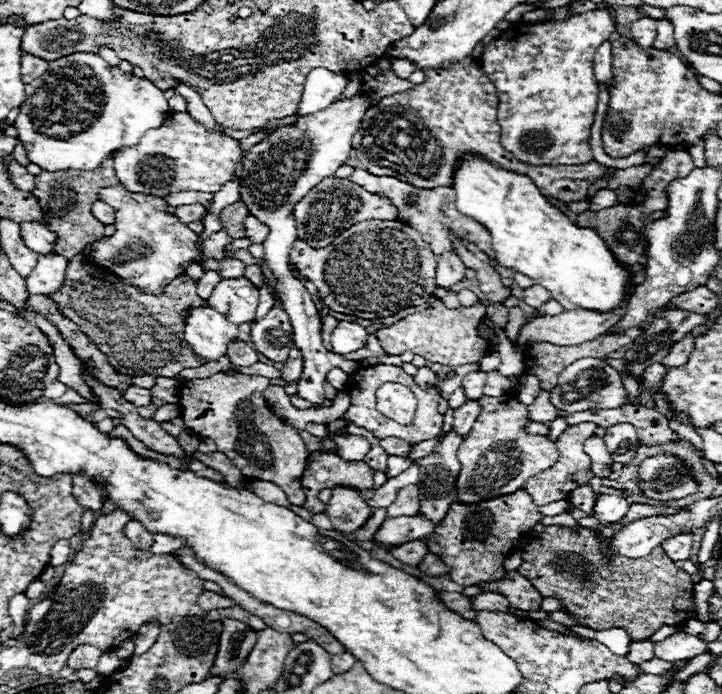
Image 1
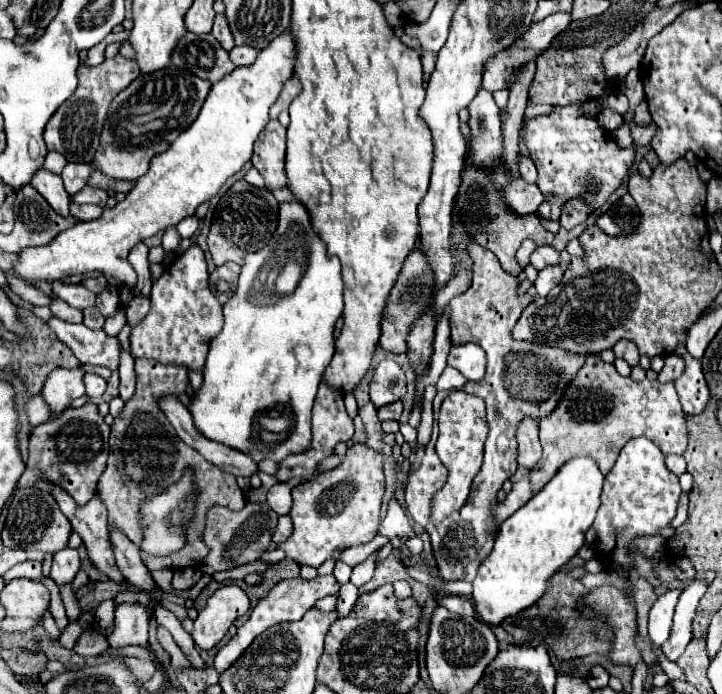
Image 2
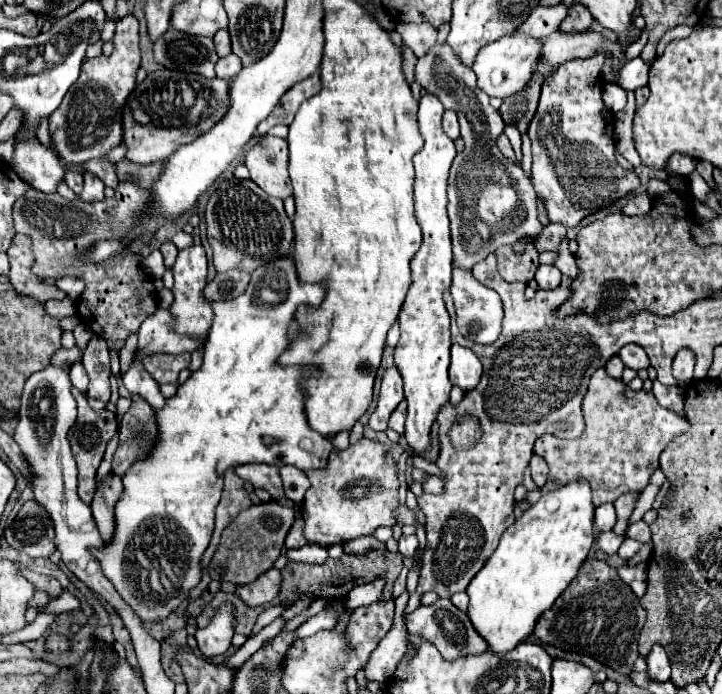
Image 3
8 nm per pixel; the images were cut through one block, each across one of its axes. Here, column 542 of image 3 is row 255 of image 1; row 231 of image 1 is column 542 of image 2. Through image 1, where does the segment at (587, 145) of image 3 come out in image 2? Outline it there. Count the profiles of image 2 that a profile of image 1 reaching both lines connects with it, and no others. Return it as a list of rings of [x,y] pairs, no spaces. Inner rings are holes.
[[[580,106],[556,108],[550,116],[536,116],[524,122],[524,144],[538,168],[538,188],[544,194],[556,194],[558,216],[562,204],[574,196],[584,196],[598,210],[608,196],[622,184],[634,162],[634,148],[616,146],[610,132],[602,130],[594,118],[580,114]]]

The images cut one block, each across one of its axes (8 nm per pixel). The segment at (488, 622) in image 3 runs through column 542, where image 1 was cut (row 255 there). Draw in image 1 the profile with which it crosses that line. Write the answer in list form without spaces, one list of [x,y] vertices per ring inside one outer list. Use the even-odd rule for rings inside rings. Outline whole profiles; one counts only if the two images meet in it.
[[[464,154],[456,166],[452,190],[456,192],[456,208],[464,216],[470,216],[482,226],[486,226],[486,230],[490,232],[492,250],[496,252],[494,256],[496,264],[520,272],[532,278],[536,284],[542,284],[552,294],[552,298],[558,300],[566,310],[584,308],[584,310],[608,312],[620,304],[624,296],[624,284],[630,278],[630,270],[622,268],[614,260],[604,240],[592,228],[580,228],[572,224],[558,208],[554,208],[540,194],[540,190],[528,176],[498,168],[478,154]]]

